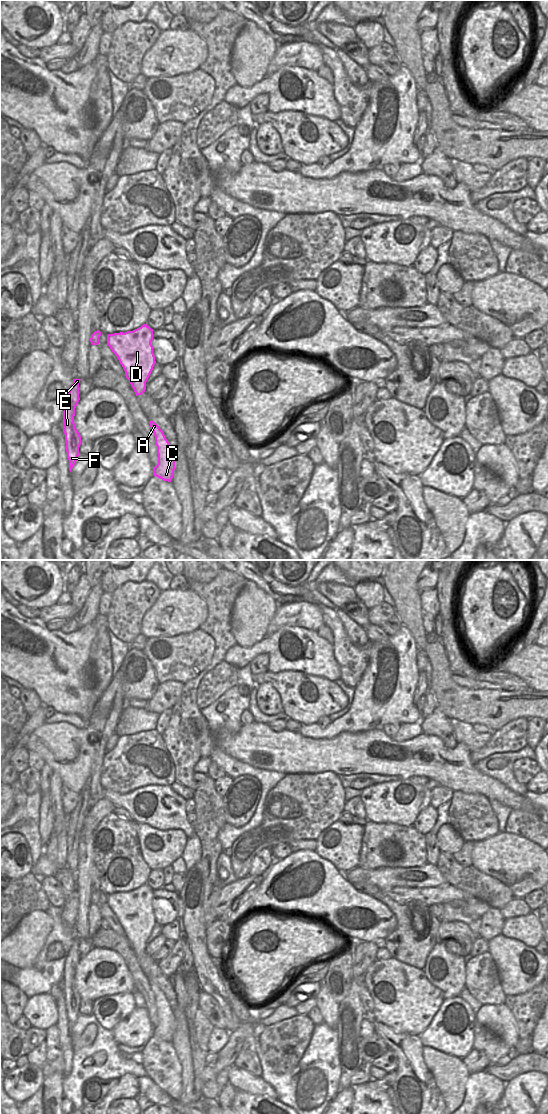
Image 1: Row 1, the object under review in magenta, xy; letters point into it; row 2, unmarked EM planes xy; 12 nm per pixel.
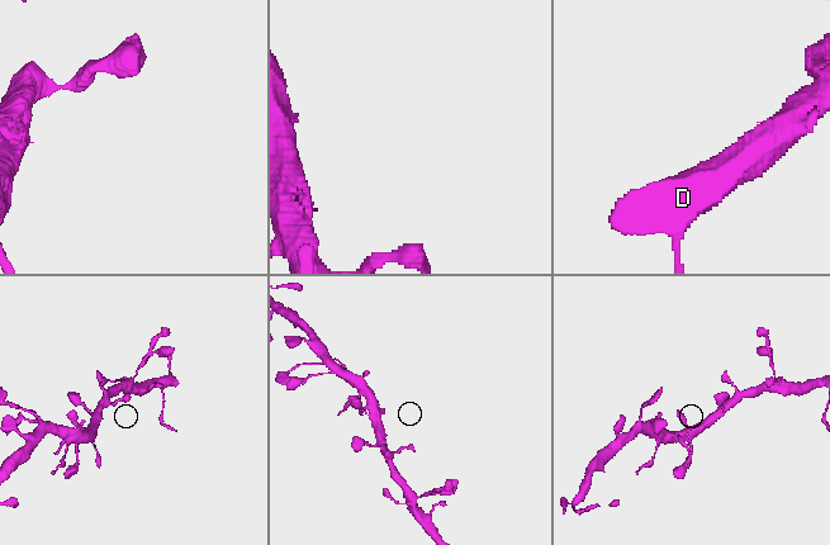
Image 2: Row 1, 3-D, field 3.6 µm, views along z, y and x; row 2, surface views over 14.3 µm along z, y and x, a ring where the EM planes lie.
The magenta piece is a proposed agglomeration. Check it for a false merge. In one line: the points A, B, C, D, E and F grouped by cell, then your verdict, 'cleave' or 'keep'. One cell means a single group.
groups A B C D E F; keep

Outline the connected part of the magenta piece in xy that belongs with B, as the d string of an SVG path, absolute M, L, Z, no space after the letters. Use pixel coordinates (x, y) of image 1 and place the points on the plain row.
M73 939L73 944L65 959L65 969L63 971L63 992L65 994L66 1012L69 1020L69 1030L71 1032L79 1016L81 996L75 988L74 976L75 968L80 960L79 943L80 939Z

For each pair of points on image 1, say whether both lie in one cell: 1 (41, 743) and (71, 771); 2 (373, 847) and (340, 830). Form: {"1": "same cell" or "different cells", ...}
{"1": "same cell", "2": "different cells"}

